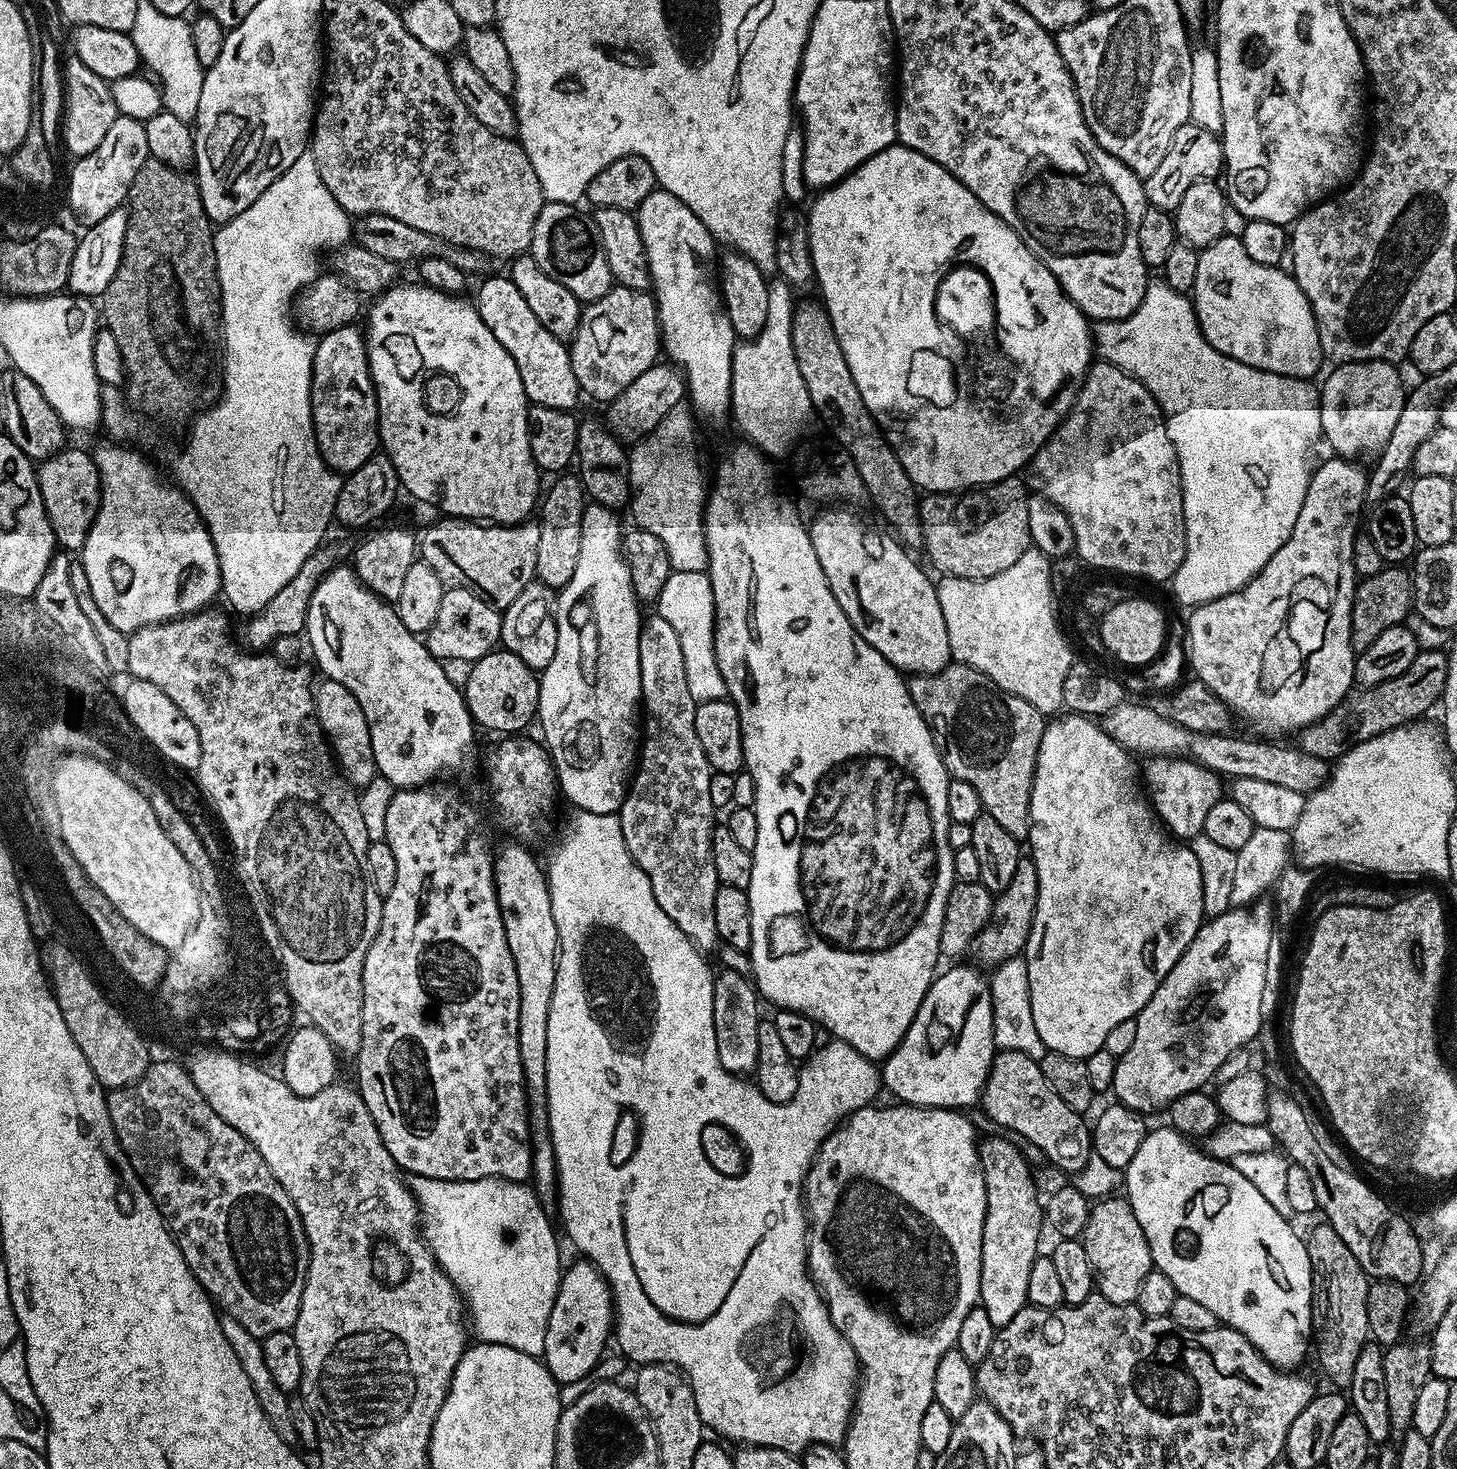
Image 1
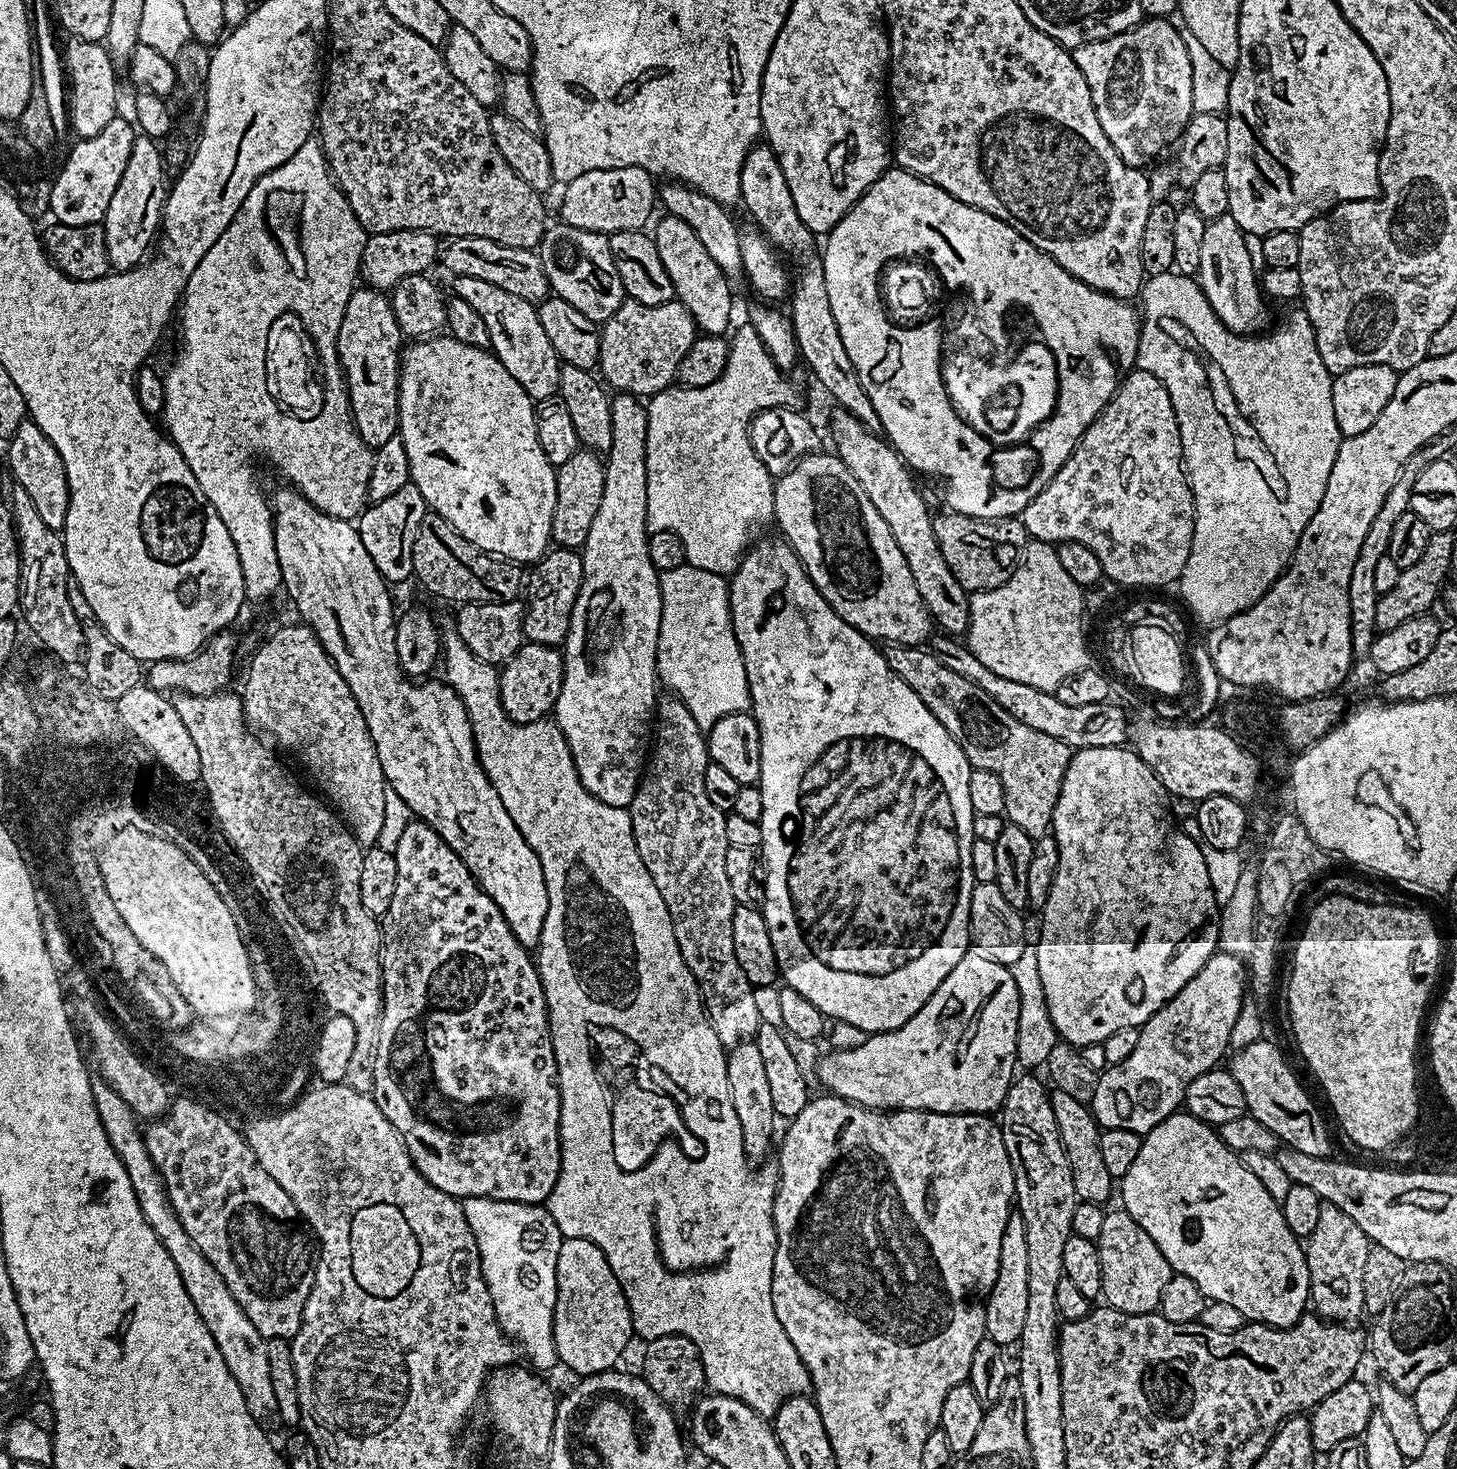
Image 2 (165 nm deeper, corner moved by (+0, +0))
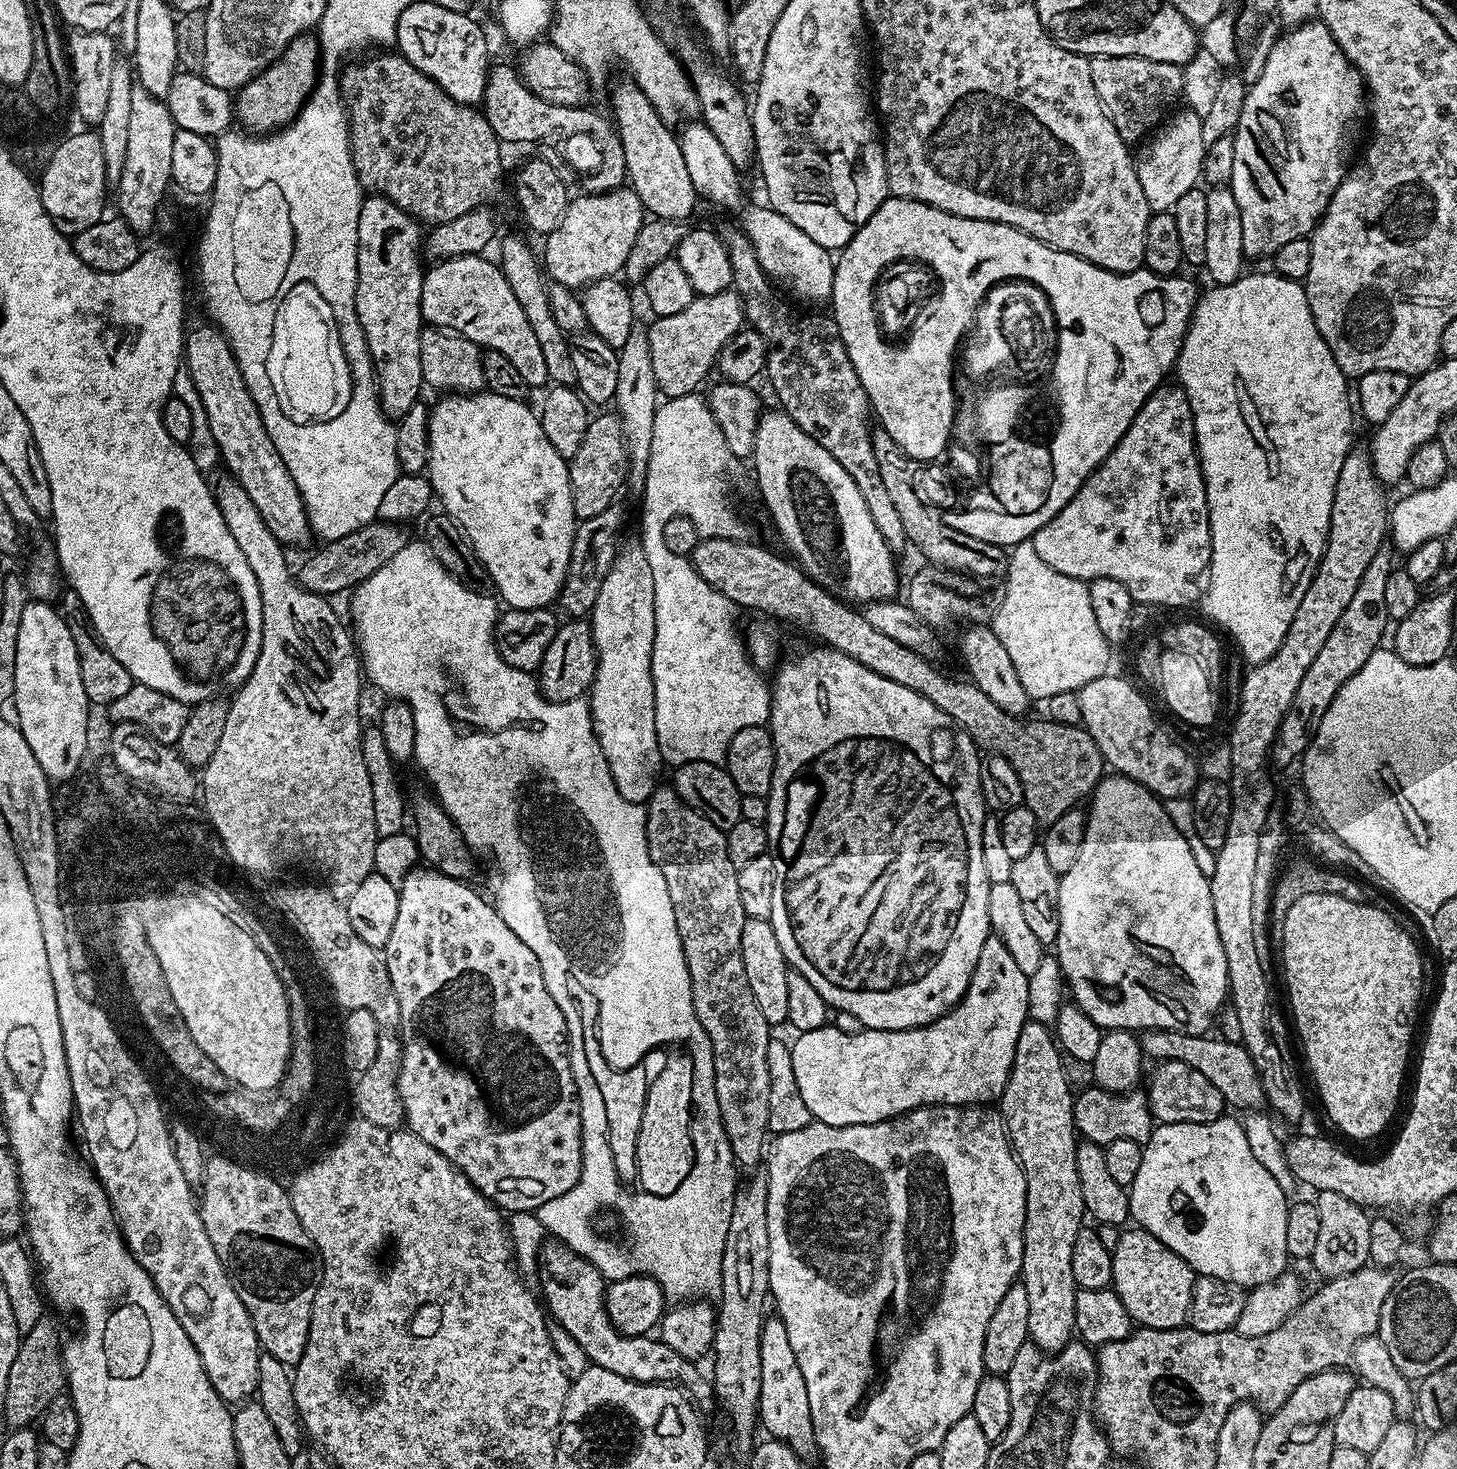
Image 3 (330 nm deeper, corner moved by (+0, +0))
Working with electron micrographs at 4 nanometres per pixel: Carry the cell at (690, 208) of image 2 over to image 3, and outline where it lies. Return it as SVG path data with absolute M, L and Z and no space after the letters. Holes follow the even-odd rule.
M623 78L612 88L612 112L614 131L622 142L622 154L626 154L627 183L638 194L645 213L657 220L687 221L696 208L698 197L694 182L686 171L686 158L682 158L682 146L677 133L672 133L669 121L663 120L658 110L642 94L631 78Z

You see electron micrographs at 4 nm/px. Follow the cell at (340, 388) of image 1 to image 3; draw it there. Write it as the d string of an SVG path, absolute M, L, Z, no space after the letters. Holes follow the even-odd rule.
M368 194L361 199L358 218L358 278L356 279L356 313L364 331L372 369L376 371L376 391L380 394L380 408L390 418L399 418L421 399L420 388L425 387L420 353L422 317L422 282L425 265L422 263L421 221L402 210L385 196Z

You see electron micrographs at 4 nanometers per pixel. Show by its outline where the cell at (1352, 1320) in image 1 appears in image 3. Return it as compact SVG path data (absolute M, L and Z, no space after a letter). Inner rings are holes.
M1316 1192L1314 1203L1318 1210L1318 1242L1314 1245L1311 1267L1316 1267L1320 1278L1333 1280L1346 1274L1354 1274L1354 1270L1365 1267L1369 1263L1370 1226L1369 1213L1350 1198L1342 1198L1342 1194L1333 1192Z

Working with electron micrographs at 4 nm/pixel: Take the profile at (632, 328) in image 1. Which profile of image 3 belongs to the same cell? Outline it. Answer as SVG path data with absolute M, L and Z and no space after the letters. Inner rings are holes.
M734 290L710 294L709 296L697 295L695 300L686 306L686 310L678 310L678 314L658 316L647 325L648 341L650 342L650 366L654 366L654 378L657 389L665 397L691 396L696 388L708 376L708 371L716 368L716 360L720 356L722 346L734 338L740 329L745 327L744 304L740 301L740 295Z

